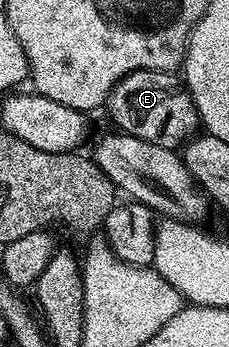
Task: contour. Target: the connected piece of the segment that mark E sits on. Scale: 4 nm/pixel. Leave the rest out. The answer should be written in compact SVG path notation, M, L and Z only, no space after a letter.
M140 69L128 73L109 92L108 109L110 119L120 132L168 149L180 150L201 125L201 117L191 95L183 88L182 78L168 69Z

